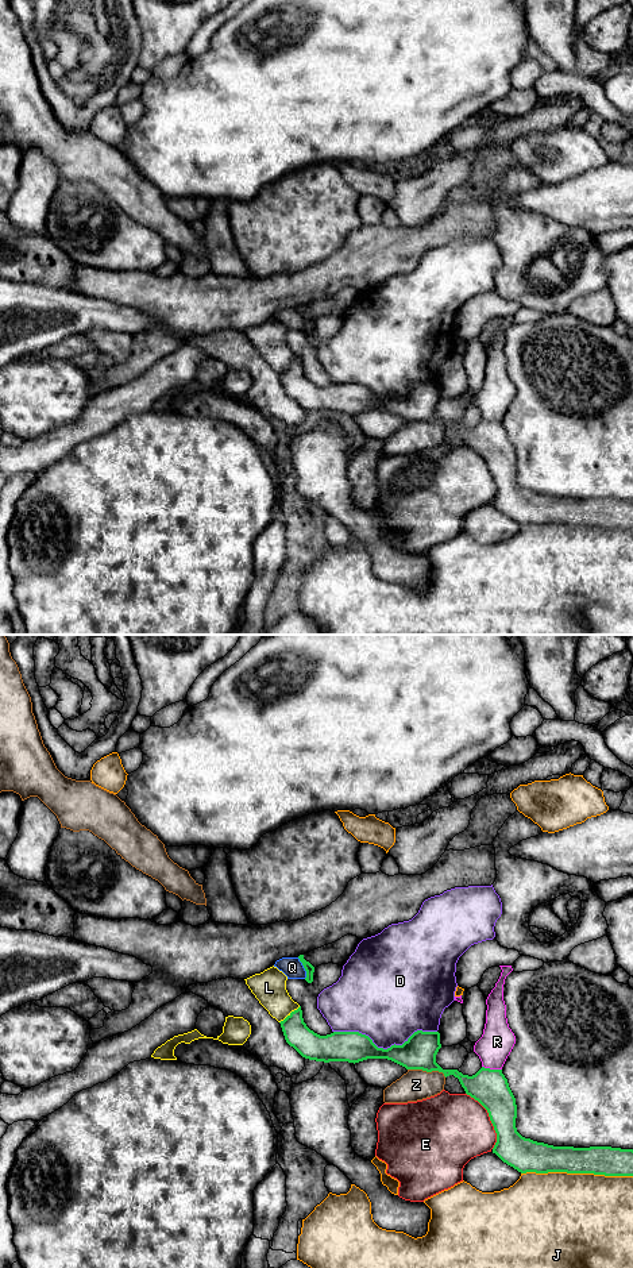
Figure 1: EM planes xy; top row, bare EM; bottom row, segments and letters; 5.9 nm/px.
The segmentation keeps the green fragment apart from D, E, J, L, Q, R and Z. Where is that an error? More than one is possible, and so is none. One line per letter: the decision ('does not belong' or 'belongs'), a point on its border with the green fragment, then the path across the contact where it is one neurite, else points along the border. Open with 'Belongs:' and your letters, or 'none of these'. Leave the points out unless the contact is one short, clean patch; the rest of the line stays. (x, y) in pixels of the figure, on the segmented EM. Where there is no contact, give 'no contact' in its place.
Belongs: none of these
D: does not belong; meets green in xy at (385, 1049)
E: does not belong; meets green in xy at (490, 1120)
J: does not belong; meets green in xy at (576, 1172)
L: does not belong; meets green in xy at (290, 1013)
Q: does not belong; meets green in xy at (304, 967); border along xy (297, 958), (305, 971), (305, 978)
R: does not belong; meets green in xy at (491, 1070)
Z: does not belong; meets green in xy at (427, 1071)

